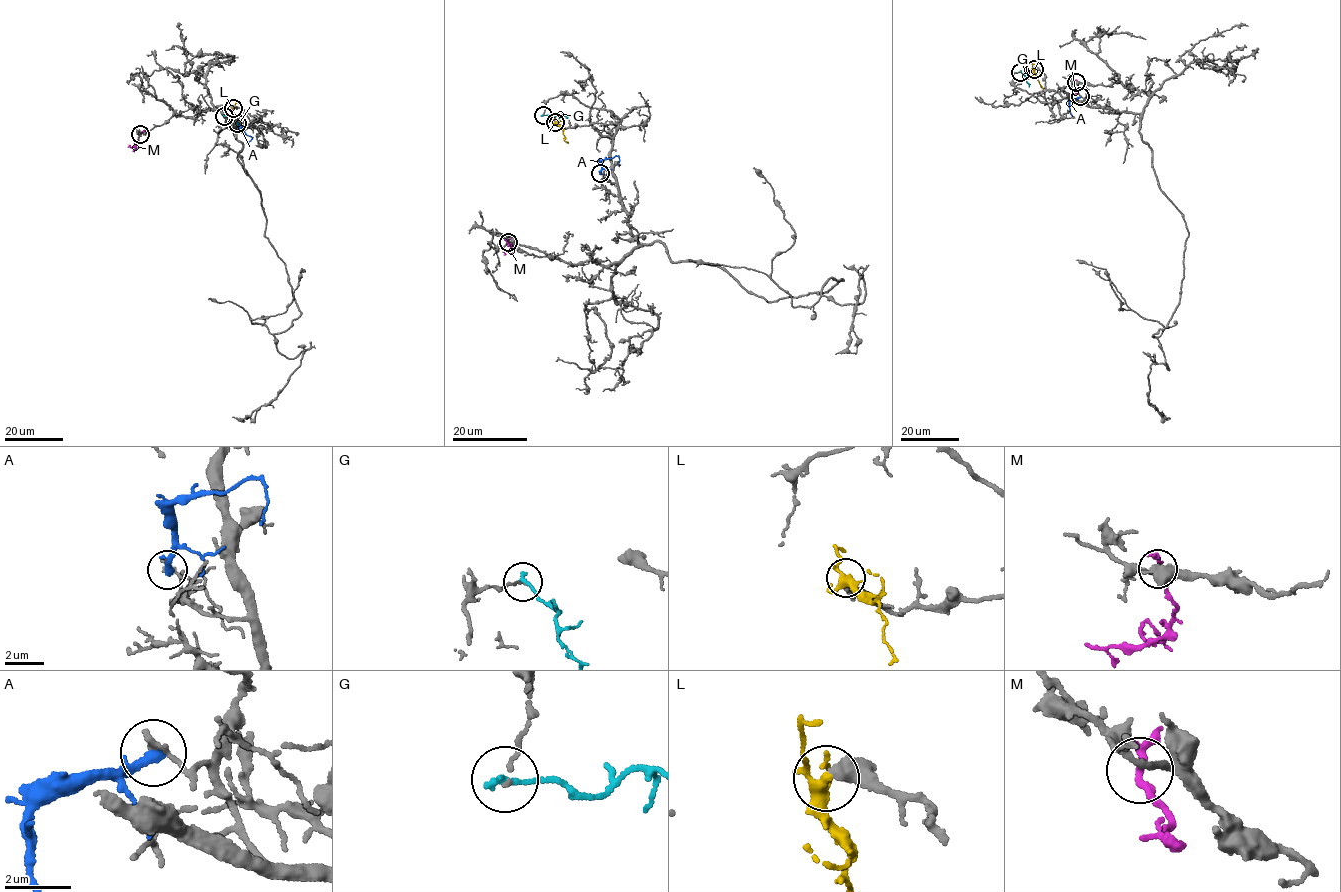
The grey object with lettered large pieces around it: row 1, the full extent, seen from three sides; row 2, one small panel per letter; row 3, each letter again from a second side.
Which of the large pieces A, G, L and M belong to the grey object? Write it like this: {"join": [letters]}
{"join": ["L"]}

